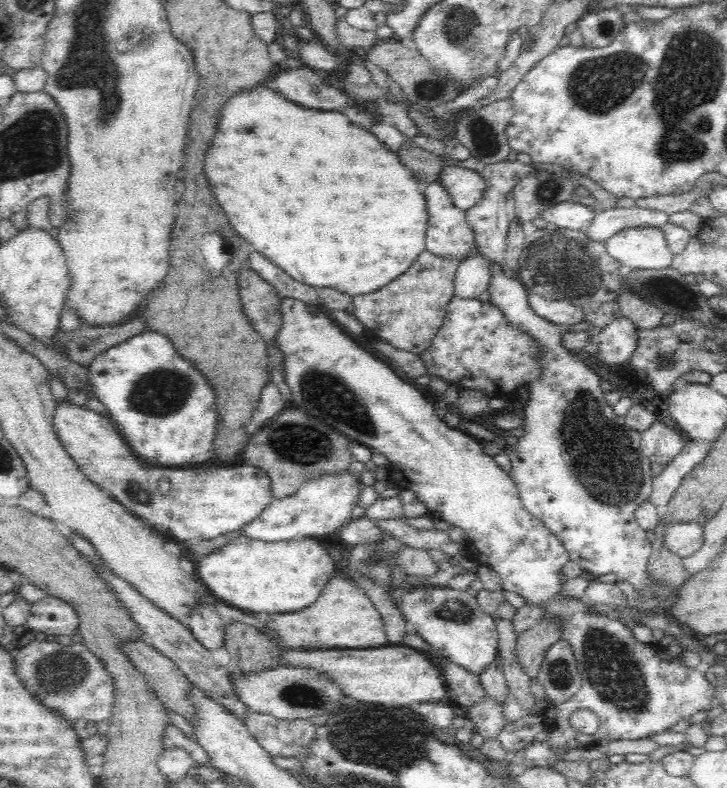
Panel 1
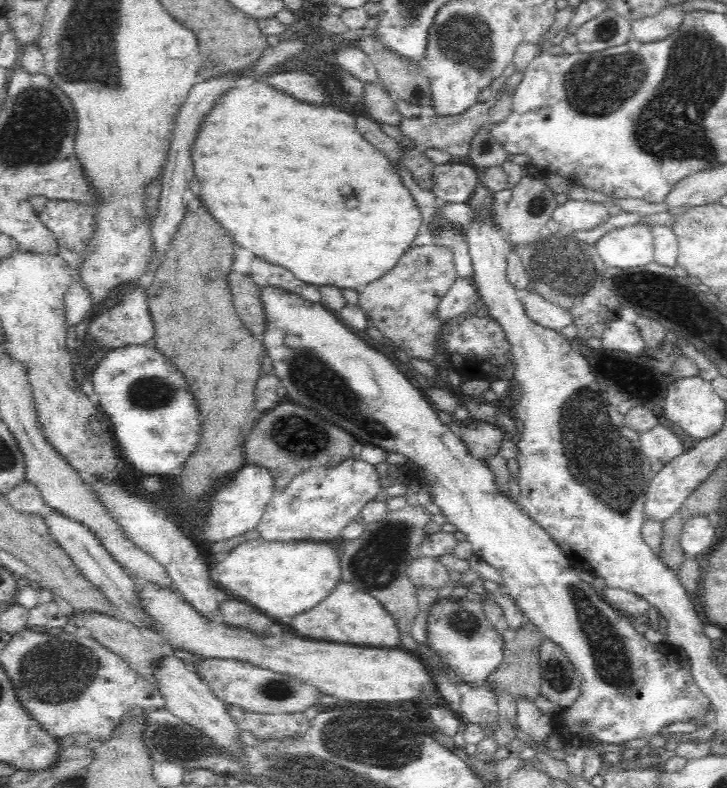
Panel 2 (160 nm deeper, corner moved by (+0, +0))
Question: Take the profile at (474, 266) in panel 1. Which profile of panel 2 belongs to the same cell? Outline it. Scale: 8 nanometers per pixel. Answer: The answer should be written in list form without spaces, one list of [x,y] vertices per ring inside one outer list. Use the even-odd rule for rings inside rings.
[[[457,277],[450,290],[441,298],[438,306],[436,306],[436,317],[438,321],[444,324],[449,320],[458,318],[461,314],[465,314],[470,304],[474,304],[478,300],[474,285],[470,280]]]

